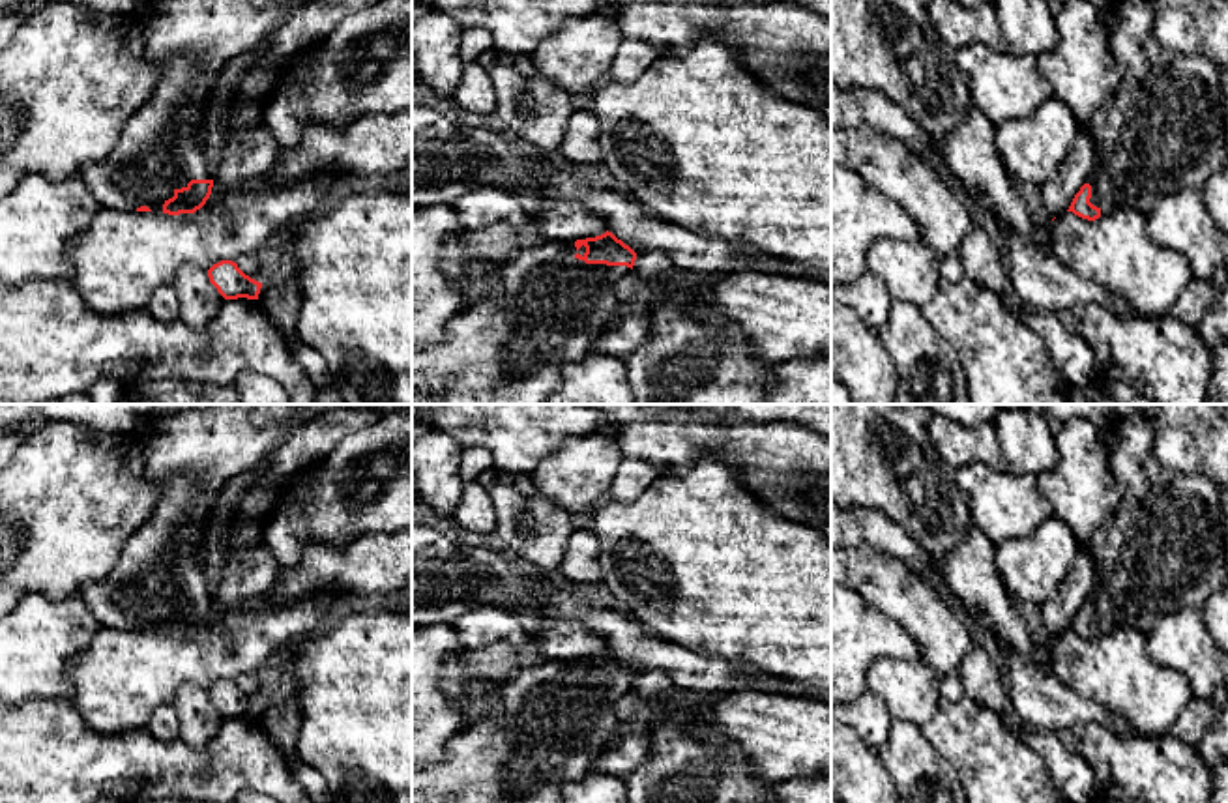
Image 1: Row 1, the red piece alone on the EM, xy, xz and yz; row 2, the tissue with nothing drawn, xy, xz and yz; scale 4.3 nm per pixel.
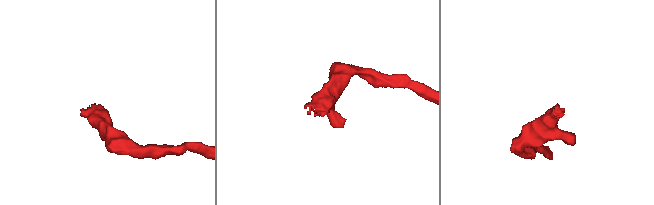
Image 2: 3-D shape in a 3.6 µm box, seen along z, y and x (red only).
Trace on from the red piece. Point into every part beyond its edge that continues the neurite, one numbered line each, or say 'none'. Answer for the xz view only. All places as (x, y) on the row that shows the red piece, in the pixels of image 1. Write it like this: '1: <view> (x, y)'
1: xz (511, 349)

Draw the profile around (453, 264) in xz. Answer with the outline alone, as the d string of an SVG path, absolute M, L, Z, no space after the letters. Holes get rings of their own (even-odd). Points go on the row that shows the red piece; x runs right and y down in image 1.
M449 236L442 251L442 270L455 281L462 281L466 275L466 260L462 256L460 243Z

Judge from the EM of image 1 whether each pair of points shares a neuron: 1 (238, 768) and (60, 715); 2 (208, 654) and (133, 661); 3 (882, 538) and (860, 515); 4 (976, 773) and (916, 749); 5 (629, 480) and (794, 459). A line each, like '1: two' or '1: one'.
1: one
2: one
3: one
4: two
5: two

